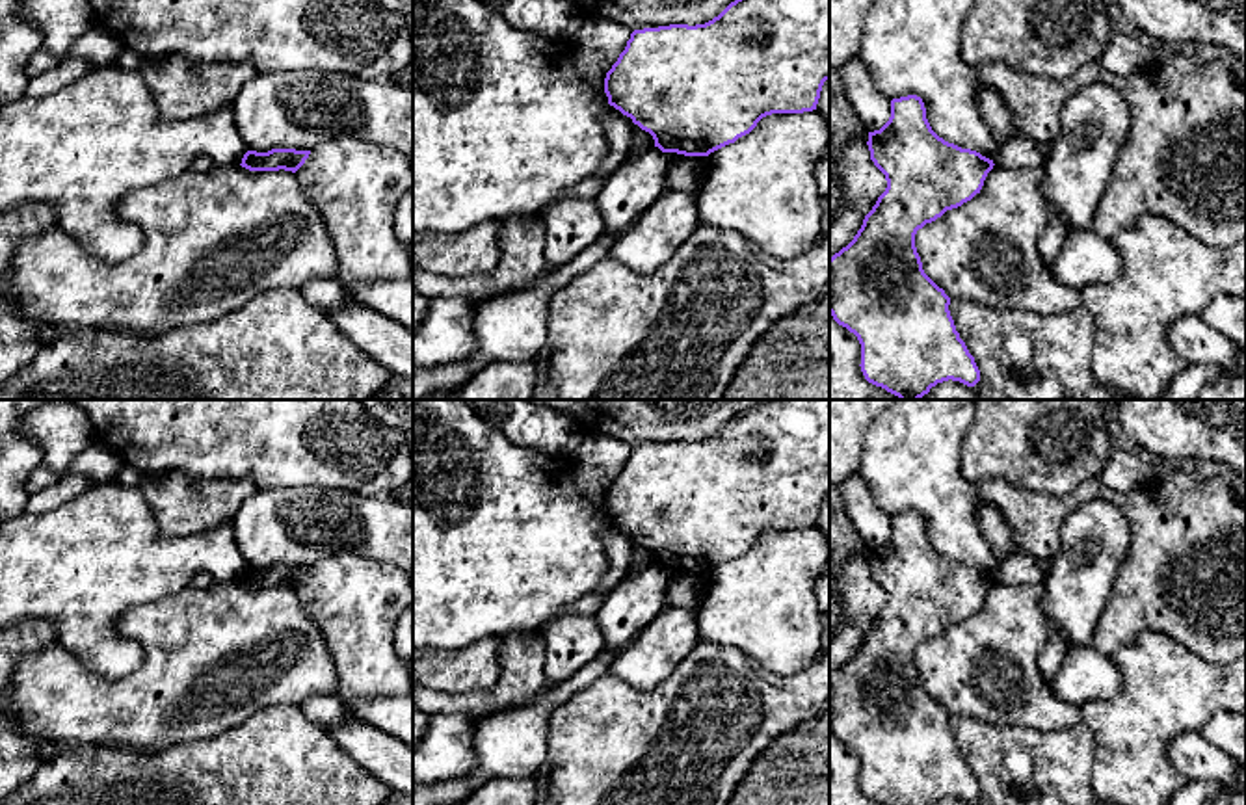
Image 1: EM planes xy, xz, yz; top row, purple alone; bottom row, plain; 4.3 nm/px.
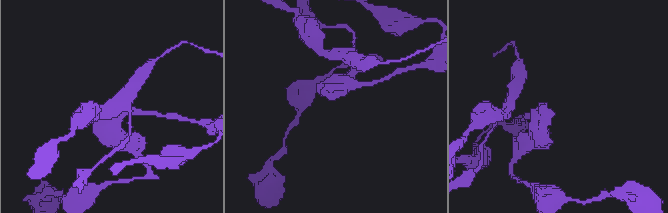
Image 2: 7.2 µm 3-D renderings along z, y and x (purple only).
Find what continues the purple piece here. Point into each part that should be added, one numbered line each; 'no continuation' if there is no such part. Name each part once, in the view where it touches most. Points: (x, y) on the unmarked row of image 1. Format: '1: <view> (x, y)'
no continuation

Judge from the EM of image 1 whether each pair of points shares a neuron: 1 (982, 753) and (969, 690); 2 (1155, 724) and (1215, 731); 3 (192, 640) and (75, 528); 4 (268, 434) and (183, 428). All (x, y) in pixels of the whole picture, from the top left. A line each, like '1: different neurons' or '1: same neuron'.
1: different neurons
2: different neurons
3: different neurons
4: same neuron

